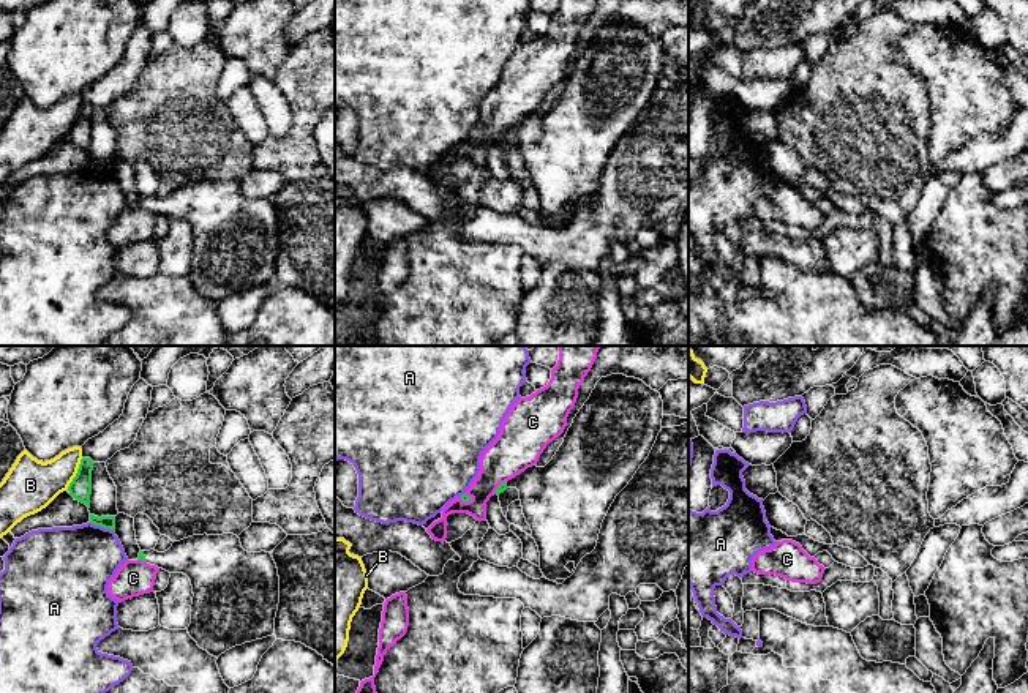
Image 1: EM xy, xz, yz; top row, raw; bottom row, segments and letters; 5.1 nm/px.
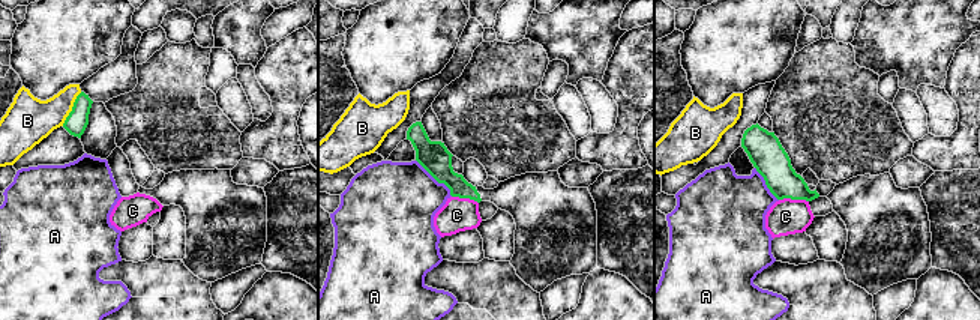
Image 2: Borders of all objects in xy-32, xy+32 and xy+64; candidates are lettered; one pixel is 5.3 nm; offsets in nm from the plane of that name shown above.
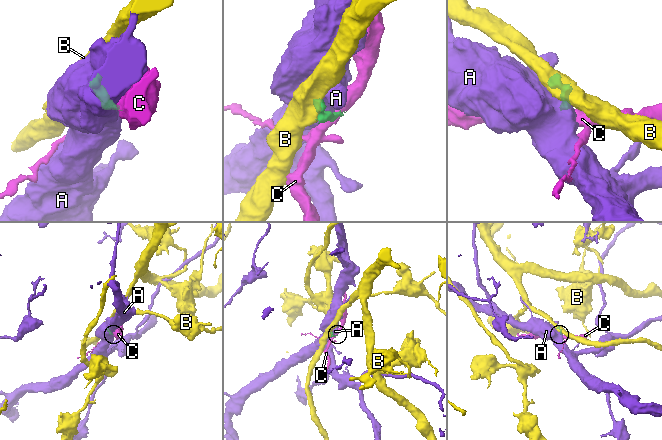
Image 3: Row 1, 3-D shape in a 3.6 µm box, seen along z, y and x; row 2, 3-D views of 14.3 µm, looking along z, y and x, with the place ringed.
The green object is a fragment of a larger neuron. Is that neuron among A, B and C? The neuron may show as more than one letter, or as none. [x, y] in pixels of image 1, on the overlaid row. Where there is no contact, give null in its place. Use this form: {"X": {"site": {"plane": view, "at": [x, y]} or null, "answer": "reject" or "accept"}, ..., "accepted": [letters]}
{"A": {"site": {"plane": "xy", "at": [103, 526]}, "answer": "reject"}, "B": {"site": {"plane": "xy", "at": [76, 474]}, "answer": "reject"}, "C": {"site": {"plane": "xz", "at": [466, 501]}, "answer": "reject"}, "accepted": []}

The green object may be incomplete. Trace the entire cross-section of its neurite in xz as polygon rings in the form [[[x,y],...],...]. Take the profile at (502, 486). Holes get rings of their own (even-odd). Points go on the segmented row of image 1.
[[[624,374],[602,377],[553,459],[499,485],[497,496],[507,488],[520,491],[523,515],[538,546],[540,570],[546,579],[570,578],[581,559],[595,549],[611,504],[649,456],[662,431],[662,418],[660,393],[643,380]]]

